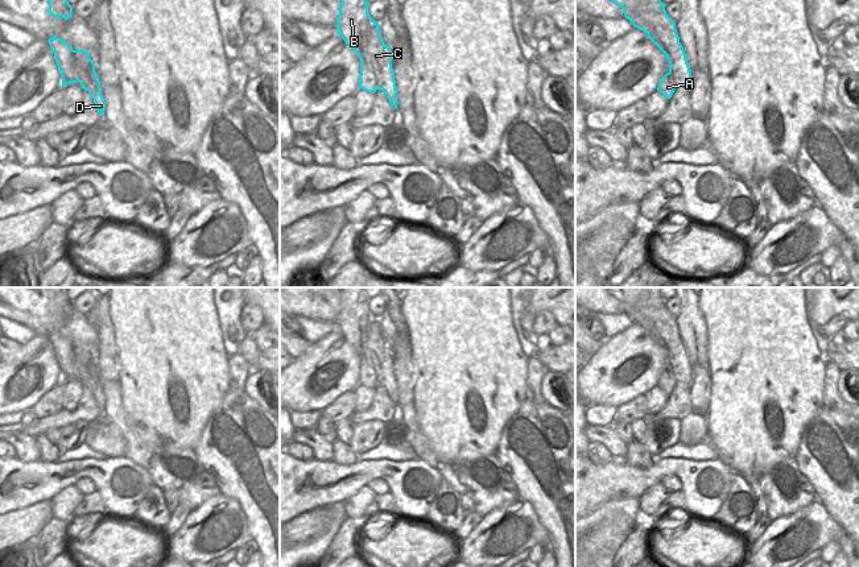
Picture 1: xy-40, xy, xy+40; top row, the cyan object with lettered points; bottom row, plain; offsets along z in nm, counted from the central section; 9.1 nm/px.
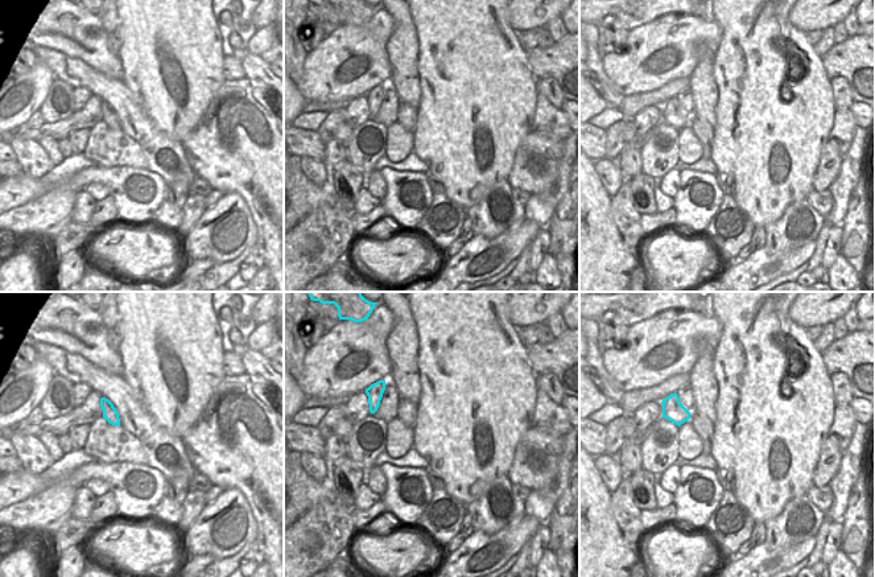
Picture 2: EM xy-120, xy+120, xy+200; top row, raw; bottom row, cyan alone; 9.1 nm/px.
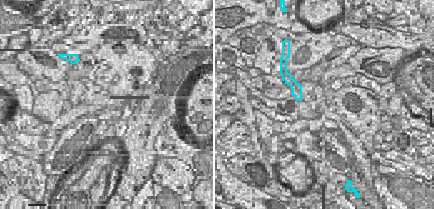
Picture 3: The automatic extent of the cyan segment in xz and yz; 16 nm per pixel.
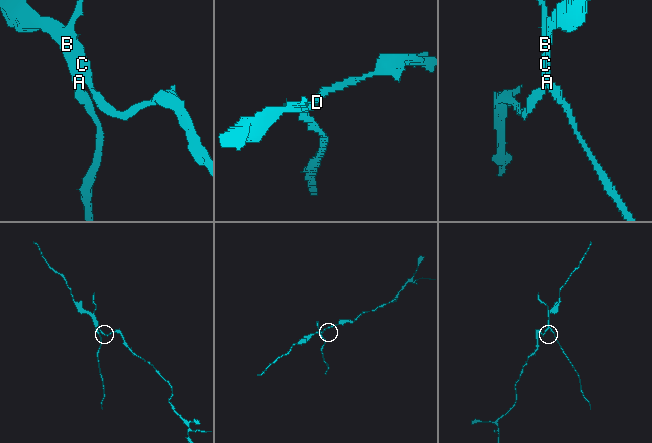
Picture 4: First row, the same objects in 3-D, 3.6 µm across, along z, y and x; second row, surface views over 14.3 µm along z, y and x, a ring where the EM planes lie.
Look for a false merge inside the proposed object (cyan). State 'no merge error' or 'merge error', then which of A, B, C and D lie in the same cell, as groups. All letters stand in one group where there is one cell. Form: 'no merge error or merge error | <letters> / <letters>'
merge error | A B / C D

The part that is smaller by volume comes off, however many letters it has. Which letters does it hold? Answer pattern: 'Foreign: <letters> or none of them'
Foreign: A, B

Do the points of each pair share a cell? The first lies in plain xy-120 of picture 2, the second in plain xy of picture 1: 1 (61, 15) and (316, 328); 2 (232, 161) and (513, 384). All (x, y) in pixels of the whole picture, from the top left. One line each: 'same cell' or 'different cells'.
1: different cells
2: different cells

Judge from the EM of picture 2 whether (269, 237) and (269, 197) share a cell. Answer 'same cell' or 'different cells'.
same cell

